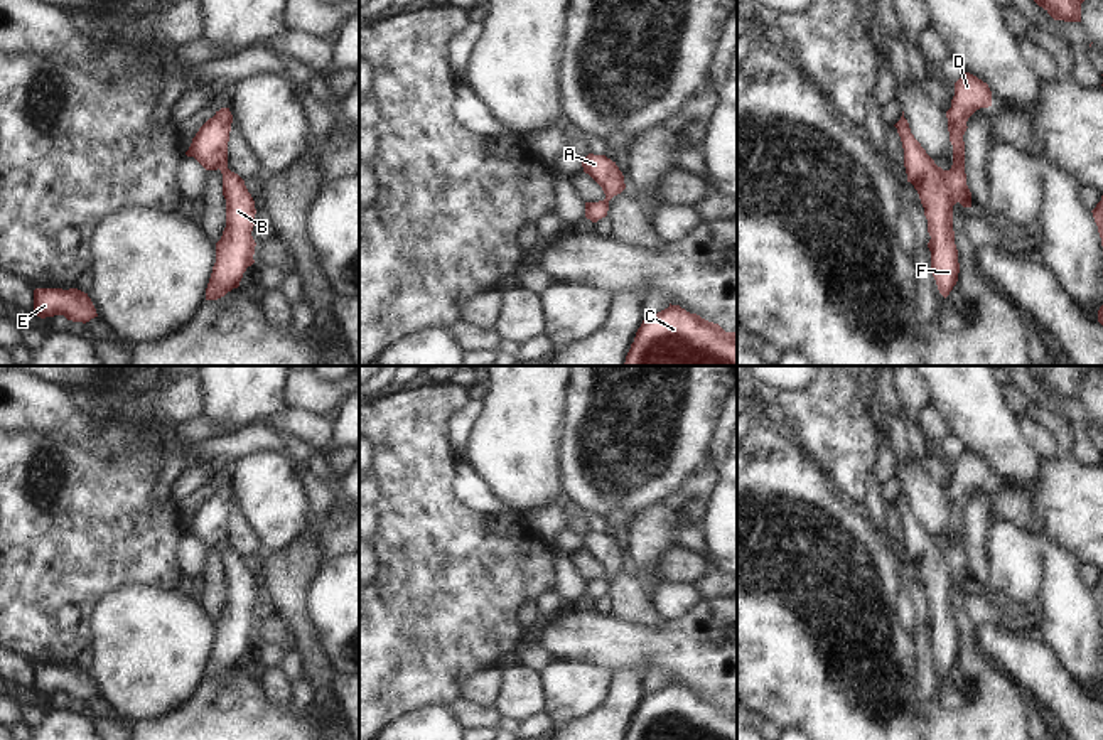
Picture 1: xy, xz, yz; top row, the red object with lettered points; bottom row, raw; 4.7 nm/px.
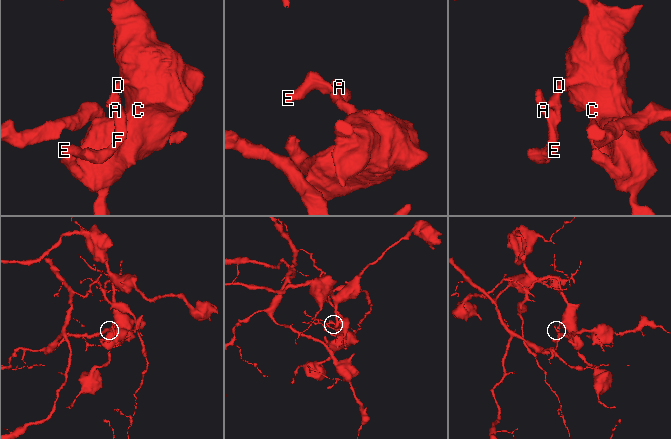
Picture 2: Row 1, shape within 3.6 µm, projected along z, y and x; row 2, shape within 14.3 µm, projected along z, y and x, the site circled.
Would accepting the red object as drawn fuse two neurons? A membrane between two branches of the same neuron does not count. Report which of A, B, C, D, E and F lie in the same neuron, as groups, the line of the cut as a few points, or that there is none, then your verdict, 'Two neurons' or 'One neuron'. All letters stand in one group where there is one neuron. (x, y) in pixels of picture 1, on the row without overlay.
Groups: A B C D E F. No split. One neuron.

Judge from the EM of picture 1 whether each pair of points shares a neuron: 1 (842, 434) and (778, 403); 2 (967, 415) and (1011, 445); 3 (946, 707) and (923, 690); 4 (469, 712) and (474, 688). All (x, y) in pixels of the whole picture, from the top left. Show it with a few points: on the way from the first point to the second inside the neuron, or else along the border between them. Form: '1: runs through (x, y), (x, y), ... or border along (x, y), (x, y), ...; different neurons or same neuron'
1: runs through (827, 420), (793, 410); same neuron
2: runs through (977, 418), (1000, 442); same neuron
3: border along (946, 676), (938, 691), (920, 710); different neurons
4: border along (462, 695), (481, 707), (493, 705); different neurons

